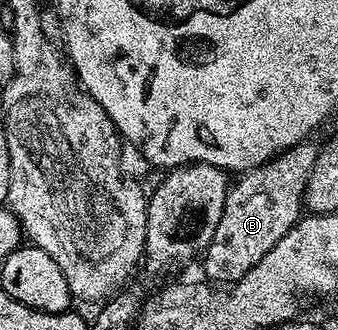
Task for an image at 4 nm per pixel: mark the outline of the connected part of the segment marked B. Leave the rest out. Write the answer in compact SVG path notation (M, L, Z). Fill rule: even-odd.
M303 141L275 155L264 165L243 172L233 180L226 193L220 225L201 260L205 278L214 285L229 285L240 281L292 229L304 211L306 183L320 150L314 141Z

